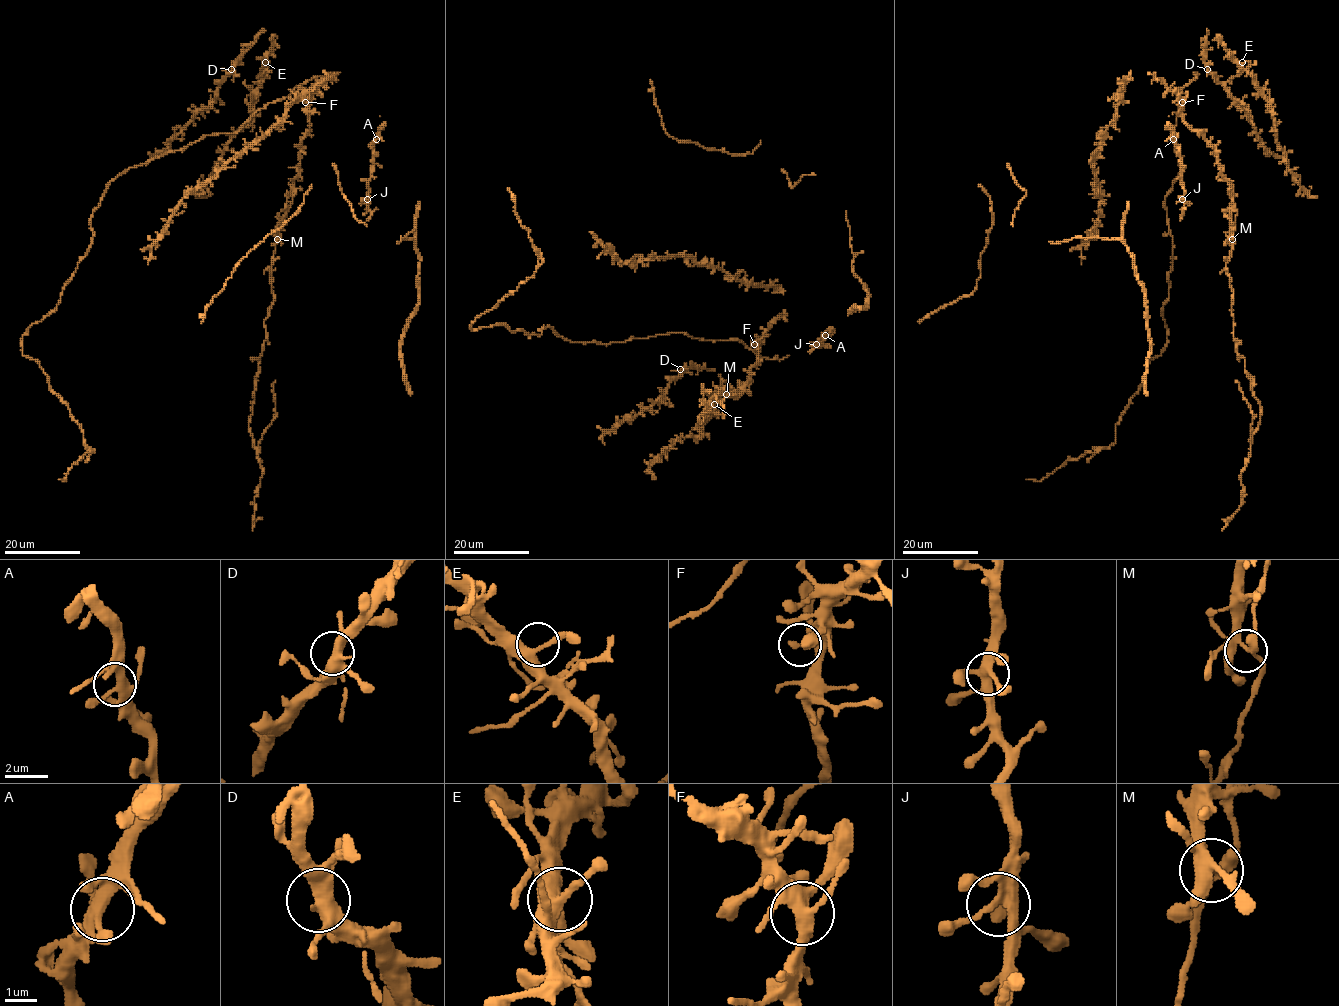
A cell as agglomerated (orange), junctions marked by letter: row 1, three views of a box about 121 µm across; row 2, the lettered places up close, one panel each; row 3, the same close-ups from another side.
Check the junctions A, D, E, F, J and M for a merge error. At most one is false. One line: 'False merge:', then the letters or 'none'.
False merge: M

